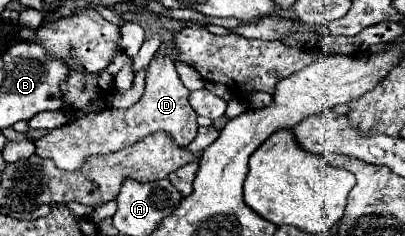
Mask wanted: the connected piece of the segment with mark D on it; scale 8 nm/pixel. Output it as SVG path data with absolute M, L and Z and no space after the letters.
M154 55L146 69L144 95L136 105L128 109L102 109L98 113L88 113L86 117L52 129L44 137L34 139L36 155L50 157L56 167L64 171L76 171L84 165L88 155L108 155L120 151L156 131L164 131L176 145L188 147L188 143L196 137L196 113L188 103L188 95L190 91L182 85L174 61L164 55Z

